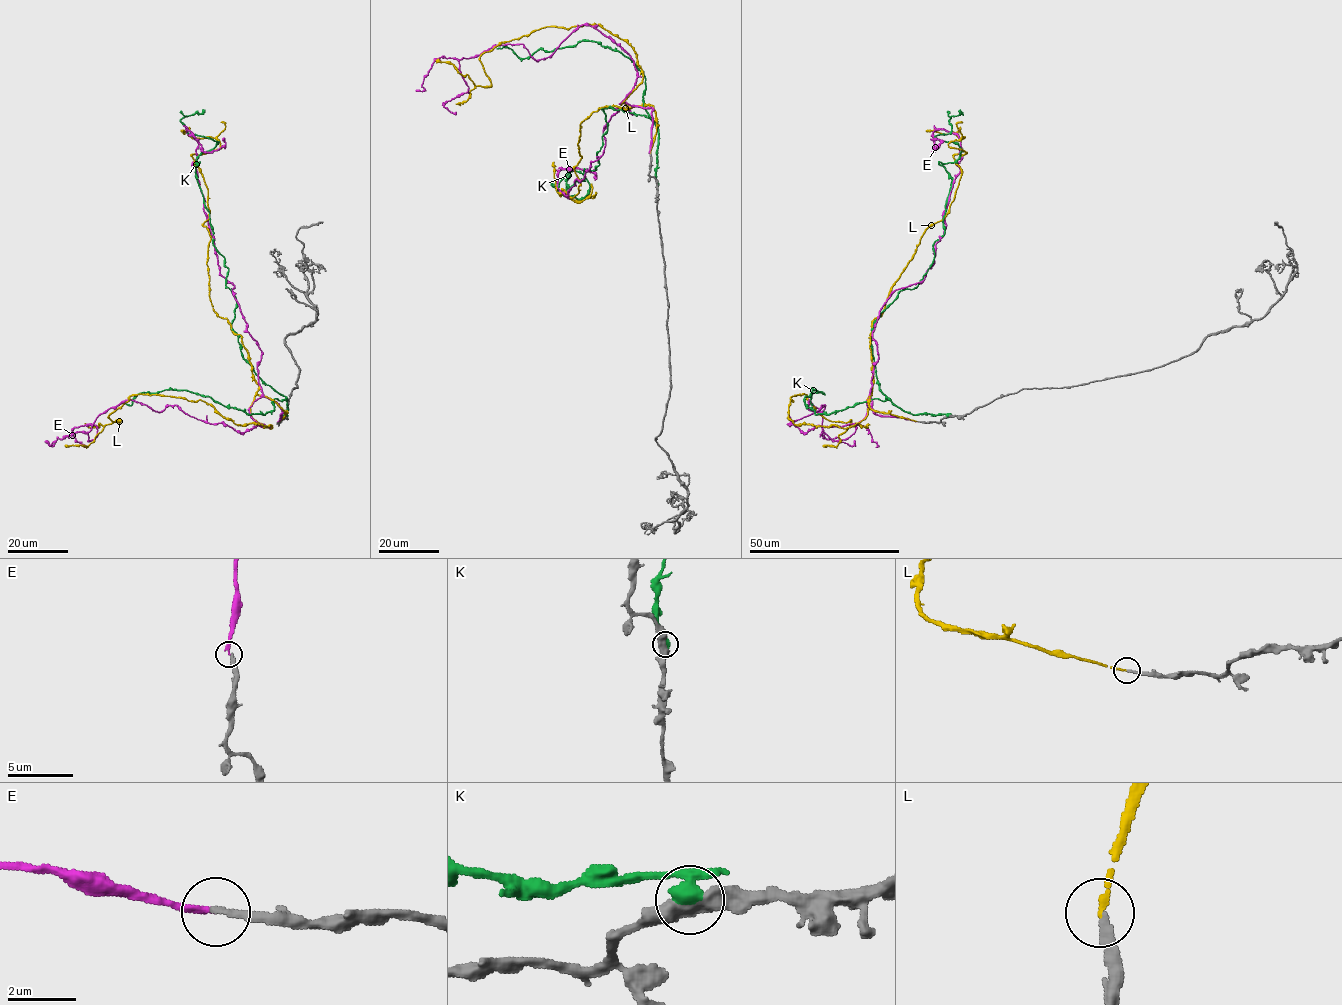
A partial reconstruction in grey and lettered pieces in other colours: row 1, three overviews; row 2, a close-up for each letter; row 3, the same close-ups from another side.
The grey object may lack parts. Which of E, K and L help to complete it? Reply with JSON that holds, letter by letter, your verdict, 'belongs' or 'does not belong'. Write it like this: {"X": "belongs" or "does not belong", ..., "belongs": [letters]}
{"E": "does not belong", "K": "does not belong", "L": "belongs", "belongs": ["L"]}

